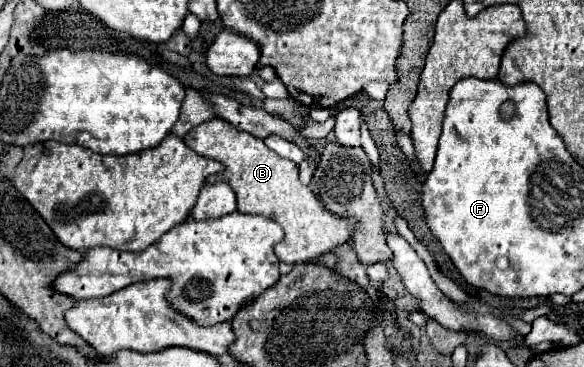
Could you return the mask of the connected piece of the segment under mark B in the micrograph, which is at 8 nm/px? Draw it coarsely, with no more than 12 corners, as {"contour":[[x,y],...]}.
{"contour":[[222,118],[184,142],[226,166],[240,212],[282,226],[280,262],[300,264],[350,242],[300,182],[294,162]]}

